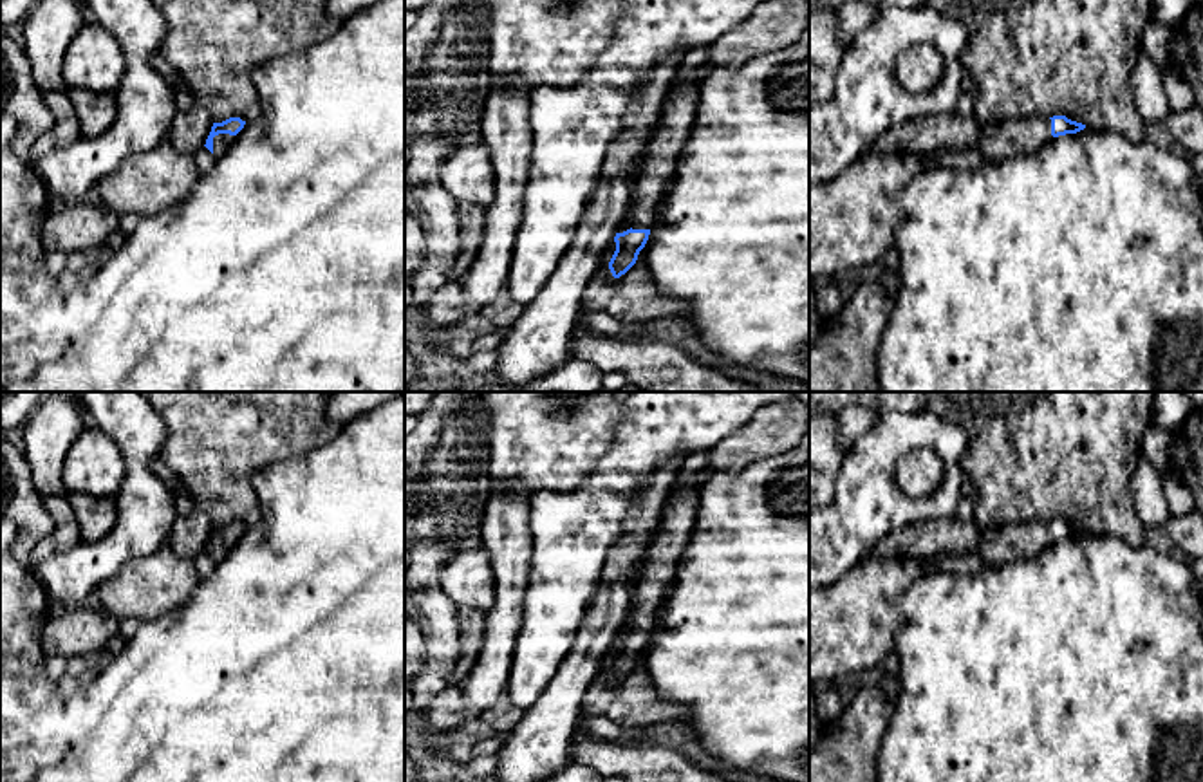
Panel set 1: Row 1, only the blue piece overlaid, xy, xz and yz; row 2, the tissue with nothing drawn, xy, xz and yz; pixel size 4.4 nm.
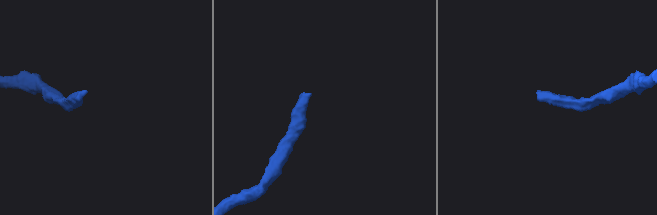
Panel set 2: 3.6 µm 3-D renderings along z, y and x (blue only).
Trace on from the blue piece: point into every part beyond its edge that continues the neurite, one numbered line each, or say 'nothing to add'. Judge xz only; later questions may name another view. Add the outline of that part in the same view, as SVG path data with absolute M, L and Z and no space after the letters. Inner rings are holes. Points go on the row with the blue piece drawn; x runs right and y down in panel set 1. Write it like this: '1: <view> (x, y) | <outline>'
1: xz (678, 114) | M704 69L694 70L685 81L672 85L659 123L645 146L645 161L630 193L625 222L632 229L650 229L667 184L676 170L699 105L699 83Z

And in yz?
1: yz (1019, 136) | M1012 117L984 125L979 141L972 148L997 163L1035 154L1051 139L1049 117Z

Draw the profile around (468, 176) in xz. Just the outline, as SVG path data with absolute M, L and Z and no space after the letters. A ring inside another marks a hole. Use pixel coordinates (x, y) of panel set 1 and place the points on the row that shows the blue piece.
M484 141L455 150L437 173L457 202L488 208L495 199L495 172Z

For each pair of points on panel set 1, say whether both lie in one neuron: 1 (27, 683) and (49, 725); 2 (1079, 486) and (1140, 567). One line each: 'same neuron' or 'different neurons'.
1: same neuron
2: different neurons

